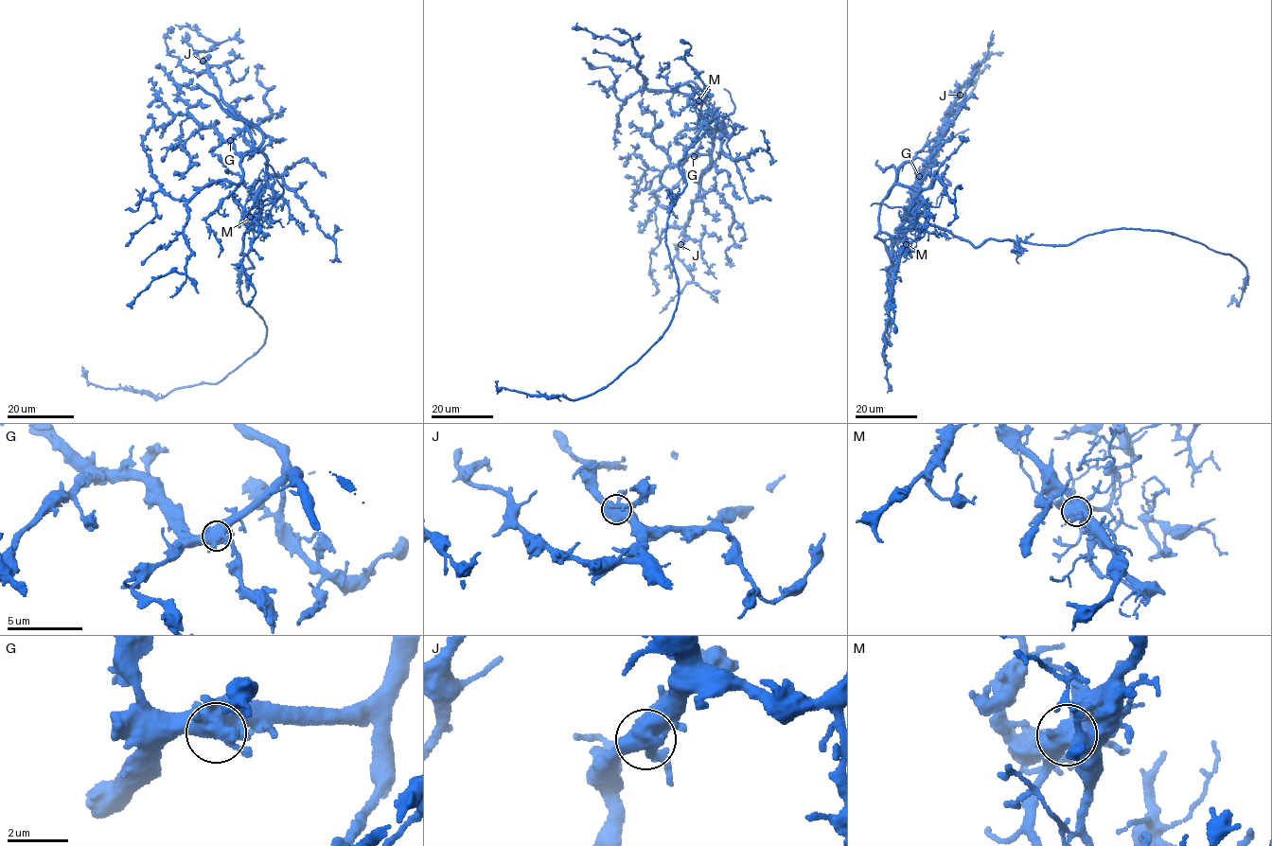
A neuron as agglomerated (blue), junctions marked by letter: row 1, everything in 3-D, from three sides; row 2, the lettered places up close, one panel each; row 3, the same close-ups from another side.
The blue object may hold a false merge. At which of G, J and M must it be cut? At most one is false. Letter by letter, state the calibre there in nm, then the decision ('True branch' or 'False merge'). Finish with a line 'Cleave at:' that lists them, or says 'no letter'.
G: Thickness 650 nm. True branch
J: Thickness 600 nm. True branch
M: Thickness 600 nm. False merge
Cleave at: M

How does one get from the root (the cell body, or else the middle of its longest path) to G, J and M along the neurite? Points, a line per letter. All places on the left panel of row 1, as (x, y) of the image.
G: (241, 251), (260, 213), (254, 185), (267, 163), (262, 152), (247, 154), (248, 128), (230, 140)
J: (241, 251), (260, 213), (254, 185), (267, 163), (262, 152), (247, 154), (250, 130), (203, 61)
M: (241, 251), (246, 228), (259, 213), (247, 215), (250, 218)

